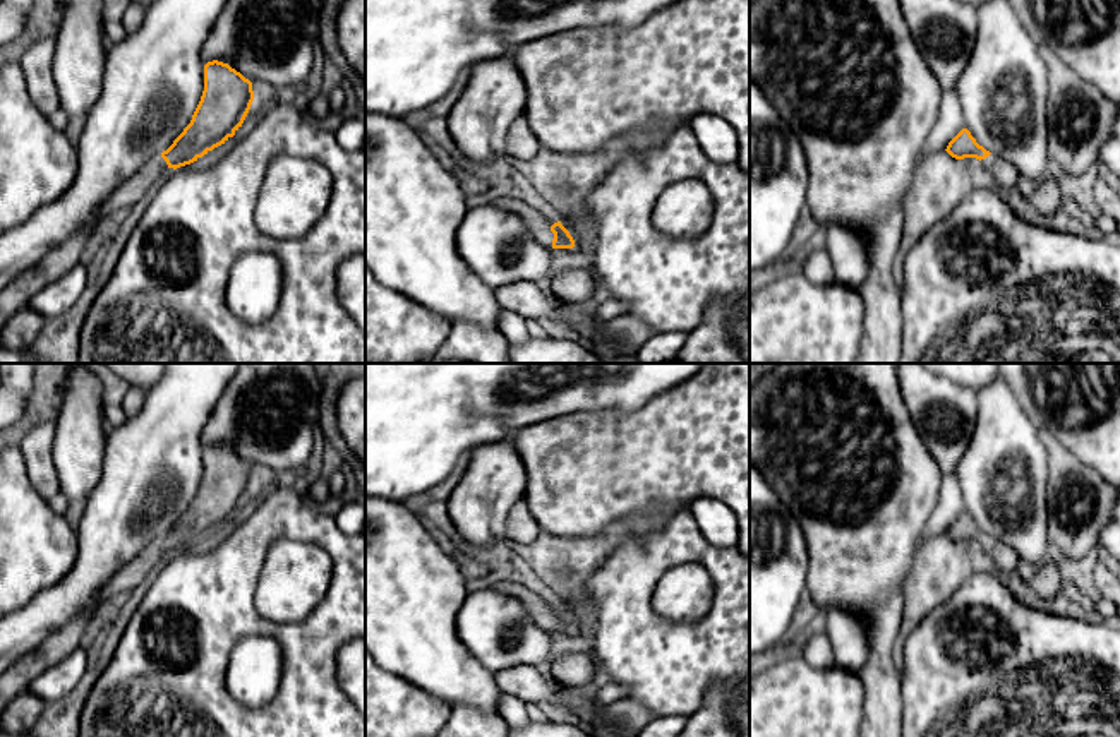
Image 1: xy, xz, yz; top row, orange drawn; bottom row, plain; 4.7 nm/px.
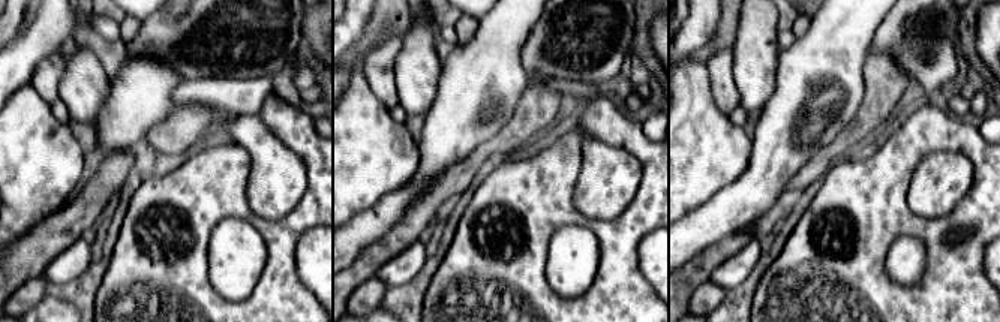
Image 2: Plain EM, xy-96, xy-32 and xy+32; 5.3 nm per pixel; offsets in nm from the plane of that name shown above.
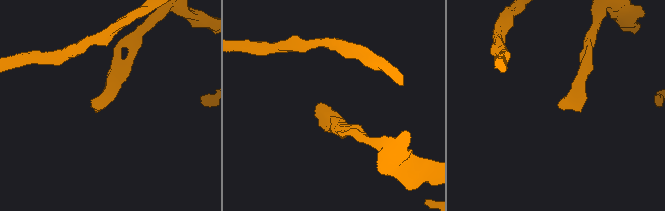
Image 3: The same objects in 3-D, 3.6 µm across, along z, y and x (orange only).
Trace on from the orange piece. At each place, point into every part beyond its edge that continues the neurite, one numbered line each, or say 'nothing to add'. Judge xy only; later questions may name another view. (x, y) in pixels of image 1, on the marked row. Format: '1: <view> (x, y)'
1: xy (24, 287)

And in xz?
1: xz (537, 223)

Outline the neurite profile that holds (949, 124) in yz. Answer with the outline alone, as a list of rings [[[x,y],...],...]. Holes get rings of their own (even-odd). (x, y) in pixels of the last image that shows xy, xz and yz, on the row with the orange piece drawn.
[[[954,89],[943,91],[938,120],[928,135],[923,158],[945,151],[948,142],[964,129],[962,106]]]

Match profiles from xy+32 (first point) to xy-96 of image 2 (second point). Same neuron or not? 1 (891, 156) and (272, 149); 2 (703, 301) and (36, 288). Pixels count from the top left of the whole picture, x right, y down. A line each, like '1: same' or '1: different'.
1: different
2: same

